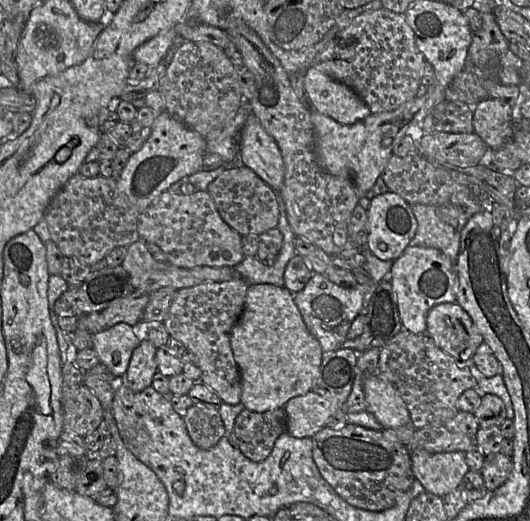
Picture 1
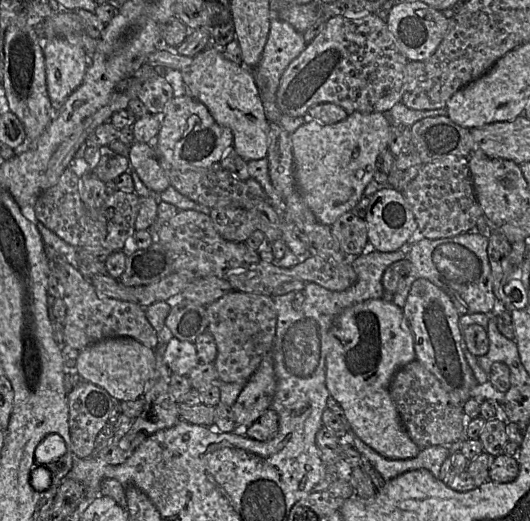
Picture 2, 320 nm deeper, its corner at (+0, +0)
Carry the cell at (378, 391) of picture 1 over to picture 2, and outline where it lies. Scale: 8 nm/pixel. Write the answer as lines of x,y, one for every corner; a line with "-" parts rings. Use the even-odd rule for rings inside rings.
381,299
367,300
344,310
332,327
332,348
326,357
326,387
343,409
350,430
380,455
394,460
416,457
421,449
409,437
390,396
395,373
416,359
414,338
403,309

